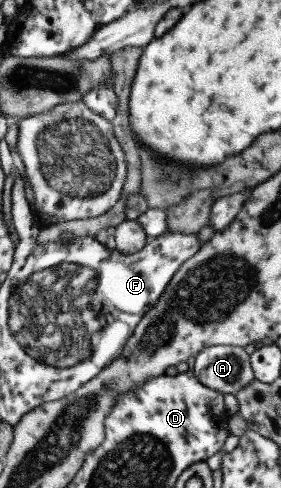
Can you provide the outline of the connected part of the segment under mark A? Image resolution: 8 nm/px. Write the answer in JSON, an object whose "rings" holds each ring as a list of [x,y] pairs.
{"rings":[[[212,345],[200,351],[192,371],[205,387],[226,393],[235,393],[254,377],[250,355],[236,345]]]}

